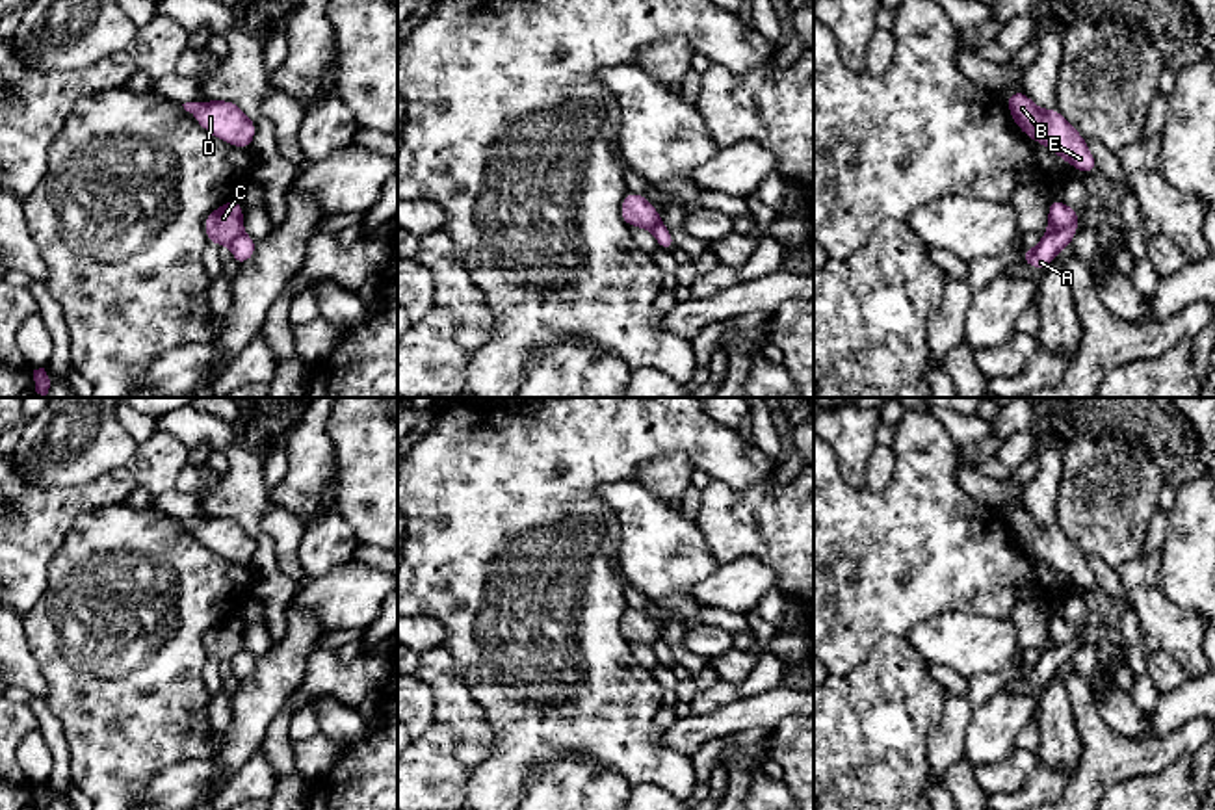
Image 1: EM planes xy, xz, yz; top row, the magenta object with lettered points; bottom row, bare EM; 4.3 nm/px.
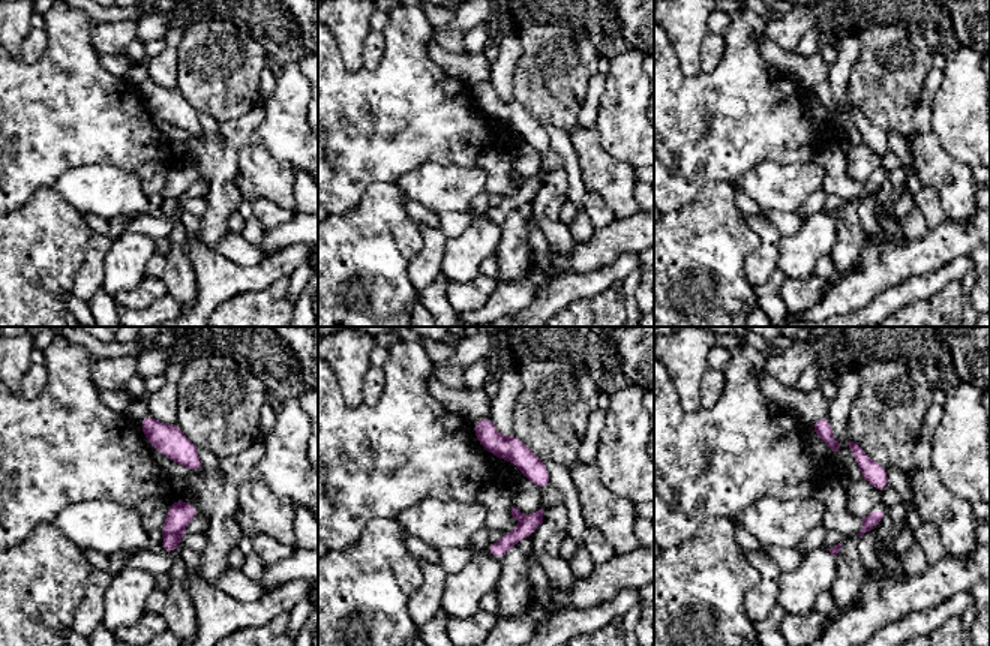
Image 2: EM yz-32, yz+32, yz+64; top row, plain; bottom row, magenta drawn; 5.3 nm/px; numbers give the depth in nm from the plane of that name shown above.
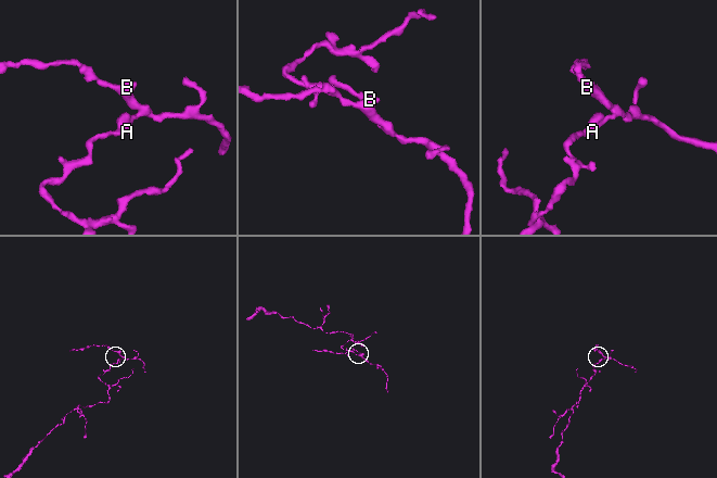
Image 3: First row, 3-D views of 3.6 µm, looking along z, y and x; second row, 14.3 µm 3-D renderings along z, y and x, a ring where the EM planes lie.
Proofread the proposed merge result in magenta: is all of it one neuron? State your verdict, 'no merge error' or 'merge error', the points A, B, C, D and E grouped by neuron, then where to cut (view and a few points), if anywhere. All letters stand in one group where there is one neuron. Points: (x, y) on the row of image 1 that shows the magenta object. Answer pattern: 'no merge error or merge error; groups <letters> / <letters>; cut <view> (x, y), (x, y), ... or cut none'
merge error; groups A B D E / C; cut yz (1074, 220), (1048, 233)

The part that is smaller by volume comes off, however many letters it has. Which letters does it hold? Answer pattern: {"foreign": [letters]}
{"foreign": ["A", "B", "D", "E"]}

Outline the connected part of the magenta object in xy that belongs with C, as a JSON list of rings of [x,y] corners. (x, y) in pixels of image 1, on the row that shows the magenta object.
[[[227,201],[204,217],[204,234],[210,243],[230,245],[243,232],[243,204]]]

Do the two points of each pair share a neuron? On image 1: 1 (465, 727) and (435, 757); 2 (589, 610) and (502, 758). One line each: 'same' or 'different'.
1: different
2: same

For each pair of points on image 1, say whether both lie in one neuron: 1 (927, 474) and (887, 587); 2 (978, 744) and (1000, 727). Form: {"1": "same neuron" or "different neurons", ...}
{"1": "same neuron", "2": "same neuron"}

